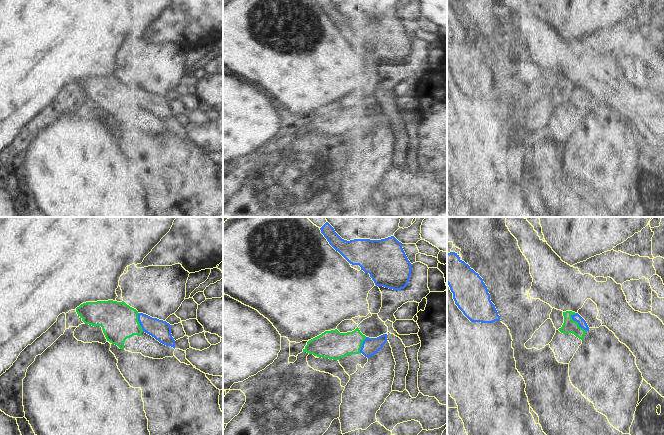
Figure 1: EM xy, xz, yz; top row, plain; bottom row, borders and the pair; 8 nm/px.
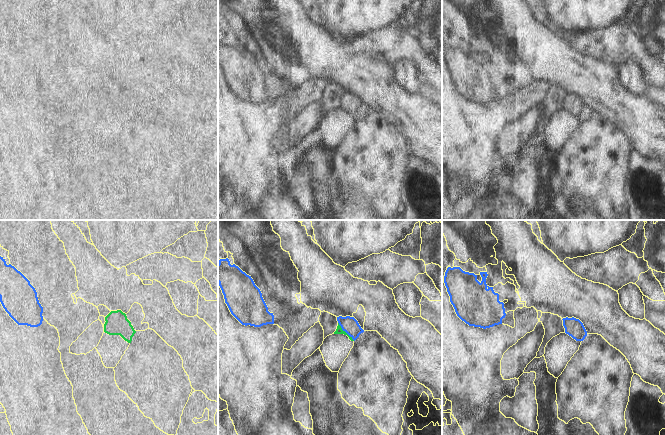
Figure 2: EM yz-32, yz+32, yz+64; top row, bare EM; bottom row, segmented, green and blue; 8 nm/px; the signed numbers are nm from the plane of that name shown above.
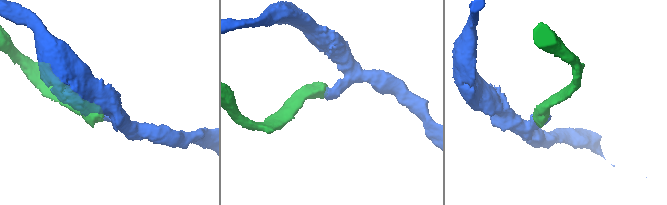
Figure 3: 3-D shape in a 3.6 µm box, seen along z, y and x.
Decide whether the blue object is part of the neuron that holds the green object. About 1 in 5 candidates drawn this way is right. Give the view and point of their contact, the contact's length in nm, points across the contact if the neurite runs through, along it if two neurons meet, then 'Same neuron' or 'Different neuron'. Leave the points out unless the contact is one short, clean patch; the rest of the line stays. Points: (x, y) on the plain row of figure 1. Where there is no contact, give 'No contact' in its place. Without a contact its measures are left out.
Touches green at yz (577, 99). Shared border 190 nm. Boundary: yz (571, 90), (571, 93), (586, 107). Different neuron

